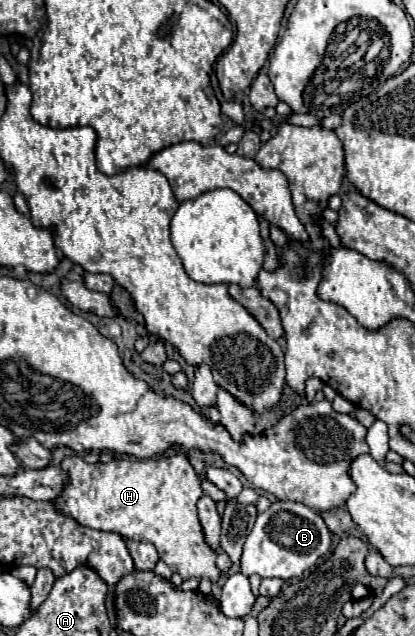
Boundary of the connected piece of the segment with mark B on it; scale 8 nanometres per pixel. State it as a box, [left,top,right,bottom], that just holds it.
[241,501,331,581]

